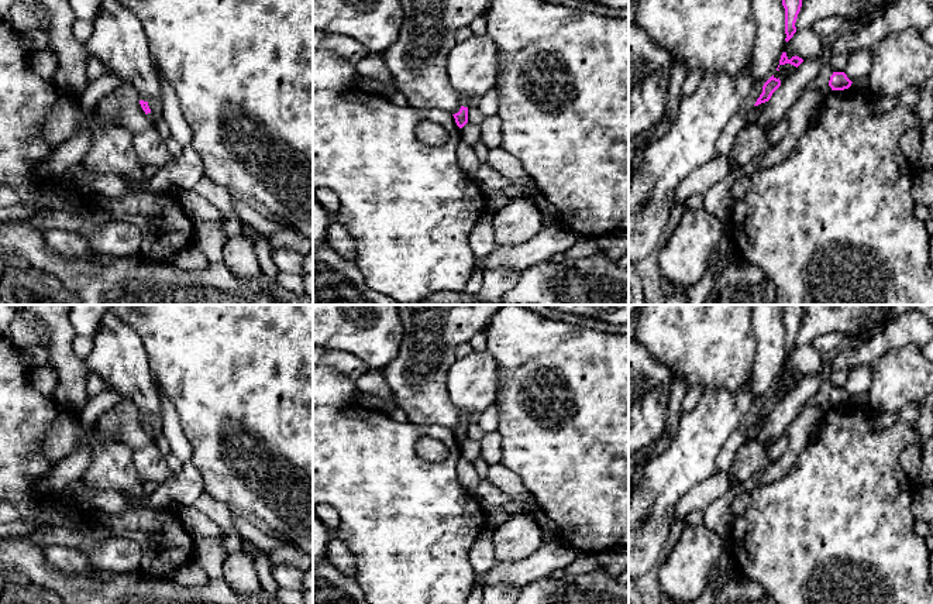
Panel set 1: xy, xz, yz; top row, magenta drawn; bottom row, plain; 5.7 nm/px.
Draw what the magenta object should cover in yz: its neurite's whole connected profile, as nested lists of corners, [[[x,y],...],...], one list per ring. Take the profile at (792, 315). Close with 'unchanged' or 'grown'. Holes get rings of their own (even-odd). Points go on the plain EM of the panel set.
[[[782,305],[782,322],[785,325],[785,357],[788,358],[796,349],[796,334],[802,323],[803,306],[802,305]]]; unchanged

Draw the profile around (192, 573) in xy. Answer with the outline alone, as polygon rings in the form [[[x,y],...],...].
[[[190,559],[171,576],[171,580],[183,586],[202,587],[209,583],[209,574],[196,559]]]

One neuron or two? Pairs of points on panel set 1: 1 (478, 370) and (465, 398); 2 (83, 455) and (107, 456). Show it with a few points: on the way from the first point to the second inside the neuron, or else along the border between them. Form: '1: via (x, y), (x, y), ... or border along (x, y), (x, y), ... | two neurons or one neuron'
1: via (475, 377), (470, 391) | one neuron
2: border along (90, 449), (79, 445), (57, 463) | two neurons

